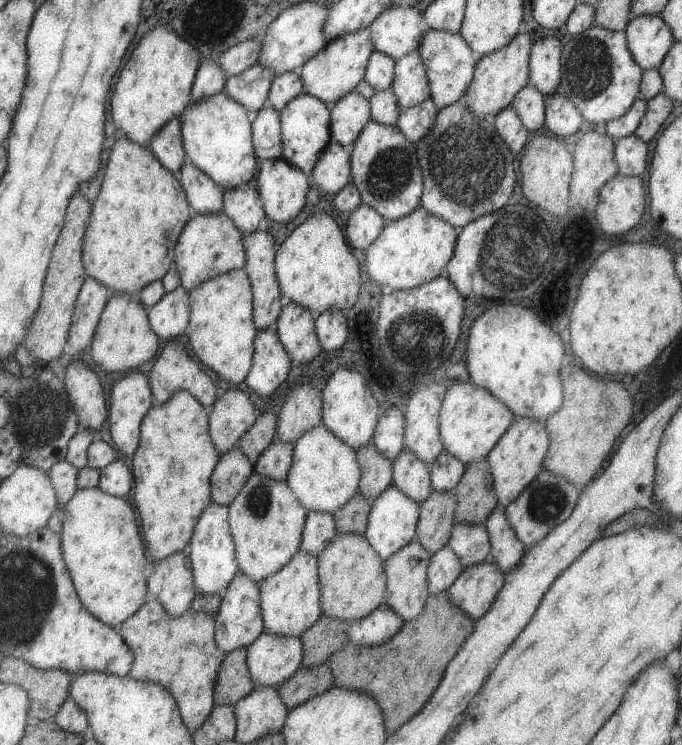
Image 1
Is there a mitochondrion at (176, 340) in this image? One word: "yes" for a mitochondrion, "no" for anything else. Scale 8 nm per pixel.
no

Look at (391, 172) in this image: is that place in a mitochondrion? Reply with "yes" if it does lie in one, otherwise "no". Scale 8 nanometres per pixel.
yes

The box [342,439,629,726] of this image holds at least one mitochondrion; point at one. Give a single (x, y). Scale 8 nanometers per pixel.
(546, 502)

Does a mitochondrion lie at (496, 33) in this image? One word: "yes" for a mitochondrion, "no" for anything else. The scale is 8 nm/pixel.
no

